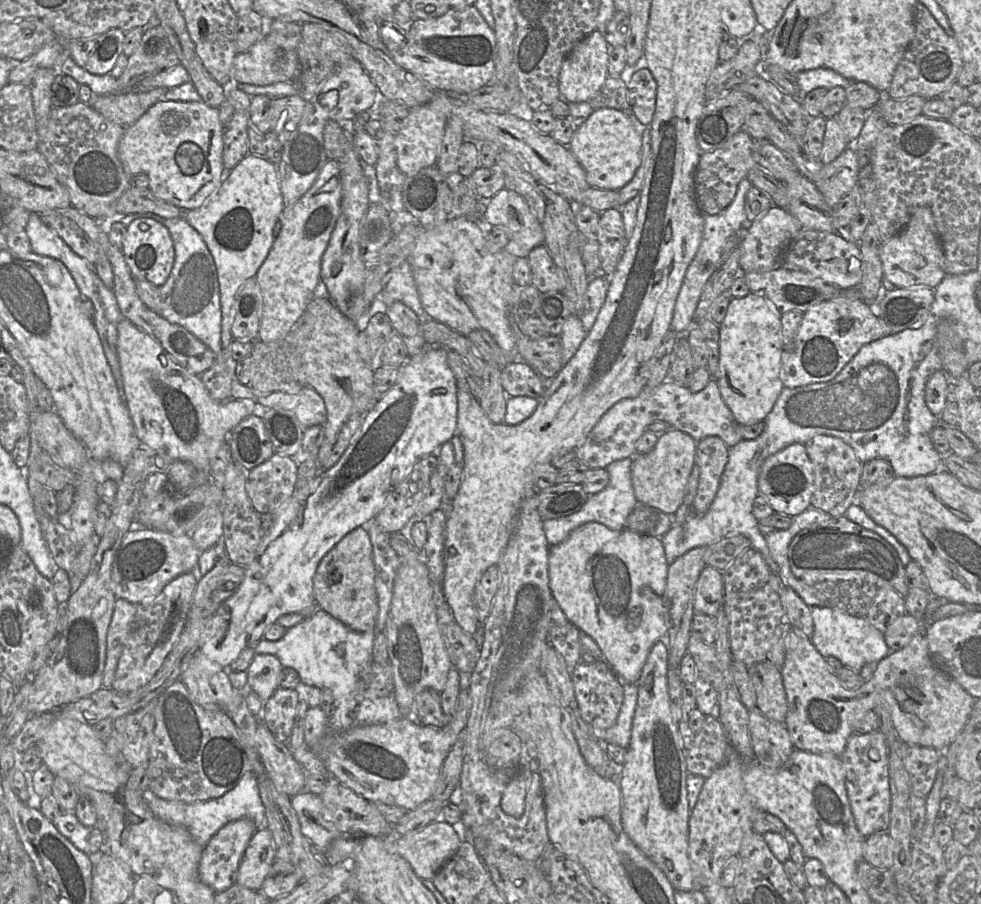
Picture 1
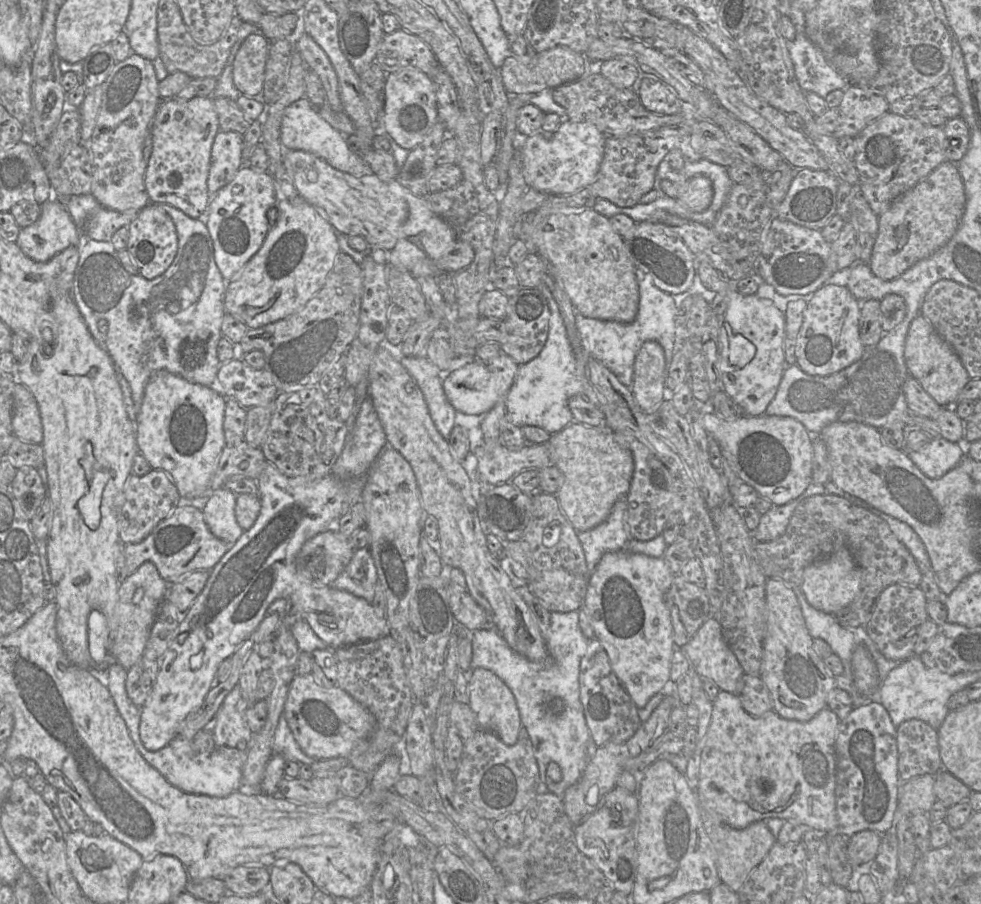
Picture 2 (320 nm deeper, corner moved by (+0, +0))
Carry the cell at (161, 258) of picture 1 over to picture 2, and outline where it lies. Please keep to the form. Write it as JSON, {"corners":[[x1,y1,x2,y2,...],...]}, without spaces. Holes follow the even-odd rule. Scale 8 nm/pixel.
{"corners":[[149,203,128,225,129,236,126,250,135,263,138,273,146,279,154,279,163,274,171,265,178,249,178,237,170,216,158,205]]}

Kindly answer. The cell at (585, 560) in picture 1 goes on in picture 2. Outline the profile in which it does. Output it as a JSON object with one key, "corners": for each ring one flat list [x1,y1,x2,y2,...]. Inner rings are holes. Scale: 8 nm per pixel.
{"corners":[[627,549,607,552,591,572,582,608,596,638,606,651,611,668,638,709,645,707,654,695,675,685,670,680,671,659,675,645,666,594,675,574,663,557,656,558]]}

